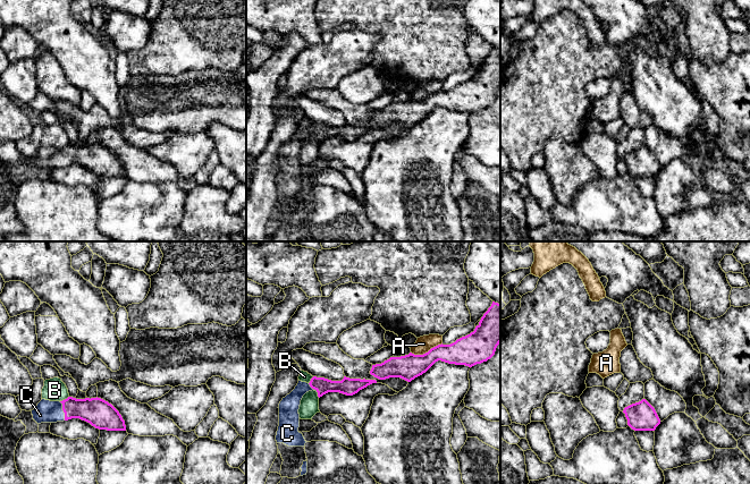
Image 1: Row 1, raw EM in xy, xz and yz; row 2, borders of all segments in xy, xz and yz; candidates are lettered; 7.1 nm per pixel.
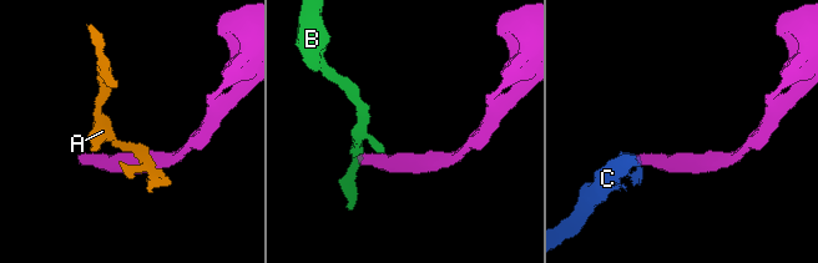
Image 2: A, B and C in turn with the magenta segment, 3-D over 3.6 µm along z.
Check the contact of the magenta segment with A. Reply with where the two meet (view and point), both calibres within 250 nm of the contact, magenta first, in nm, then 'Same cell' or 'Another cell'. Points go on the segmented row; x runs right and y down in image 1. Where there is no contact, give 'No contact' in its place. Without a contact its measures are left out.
Touches magenta at xz (426, 353). Thickness 180 nm (magenta) against 110 nm. Another cell

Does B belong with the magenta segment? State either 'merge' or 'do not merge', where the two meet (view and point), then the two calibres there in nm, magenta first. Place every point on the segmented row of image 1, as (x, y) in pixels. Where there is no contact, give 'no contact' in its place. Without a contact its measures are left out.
do not merge | xy (65, 399) | 200/160 nm

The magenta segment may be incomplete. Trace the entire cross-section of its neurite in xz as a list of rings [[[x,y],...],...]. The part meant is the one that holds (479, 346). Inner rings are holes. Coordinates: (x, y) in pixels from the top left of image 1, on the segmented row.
[[[492,302],[474,331],[450,345],[438,345],[423,355],[390,357],[372,365],[370,374],[379,380],[401,377],[411,382],[436,362],[472,367],[490,359],[500,343],[500,304]]]

